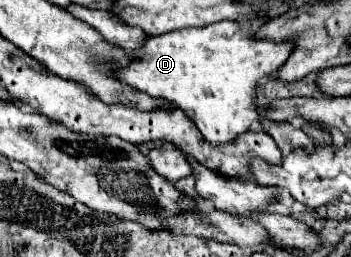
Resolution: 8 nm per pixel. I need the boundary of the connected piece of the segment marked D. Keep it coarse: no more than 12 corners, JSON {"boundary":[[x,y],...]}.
{"boundary":[[250,23],[146,37],[124,83],[192,113],[210,145],[258,121],[292,43]]}

